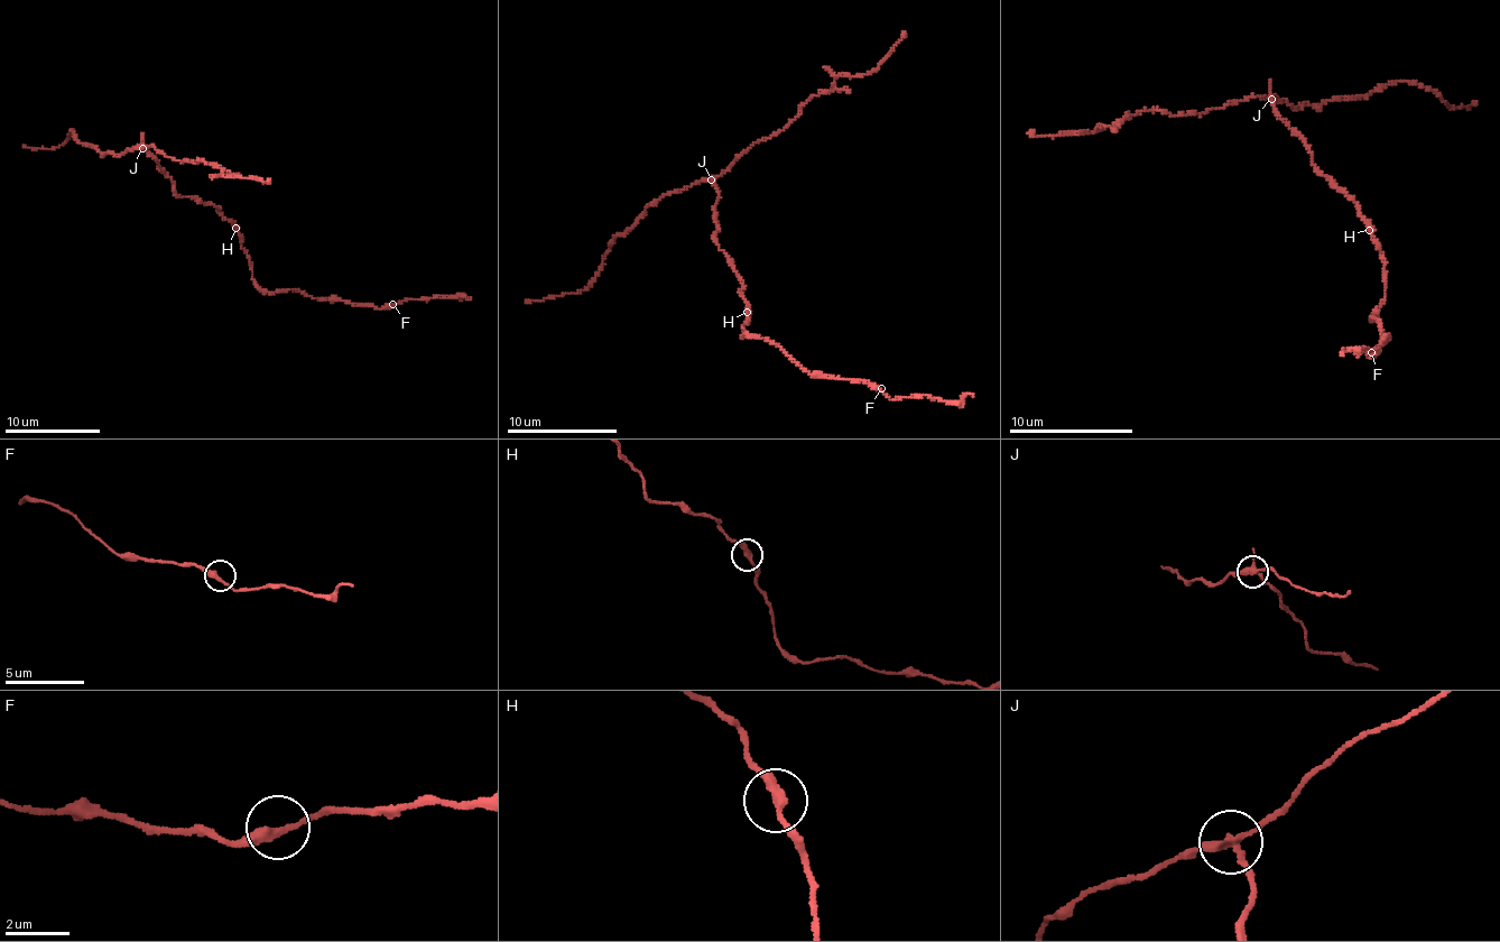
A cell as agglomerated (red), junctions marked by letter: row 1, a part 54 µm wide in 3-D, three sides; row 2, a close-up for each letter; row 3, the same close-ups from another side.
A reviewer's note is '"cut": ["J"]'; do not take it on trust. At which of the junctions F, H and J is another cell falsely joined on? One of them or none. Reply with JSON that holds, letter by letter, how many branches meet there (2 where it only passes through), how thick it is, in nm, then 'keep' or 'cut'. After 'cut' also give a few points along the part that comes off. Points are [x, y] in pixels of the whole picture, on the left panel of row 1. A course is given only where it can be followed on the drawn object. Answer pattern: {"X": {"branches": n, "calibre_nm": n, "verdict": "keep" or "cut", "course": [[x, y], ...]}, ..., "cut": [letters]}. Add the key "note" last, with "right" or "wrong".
{"F": {"branches": 2, "calibre_nm": 280, "verdict": "keep"}, "H": {"branches": 2, "calibre_nm": 300, "verdict": "keep"}, "J": {"branches": 4, "calibre_nm": 240, "verdict": "cut", "course": [[141, 147], [149, 146], [170, 157], [219, 165], [225, 177], [269, 182]]}, "cut": ["J"], "note": "right"}

